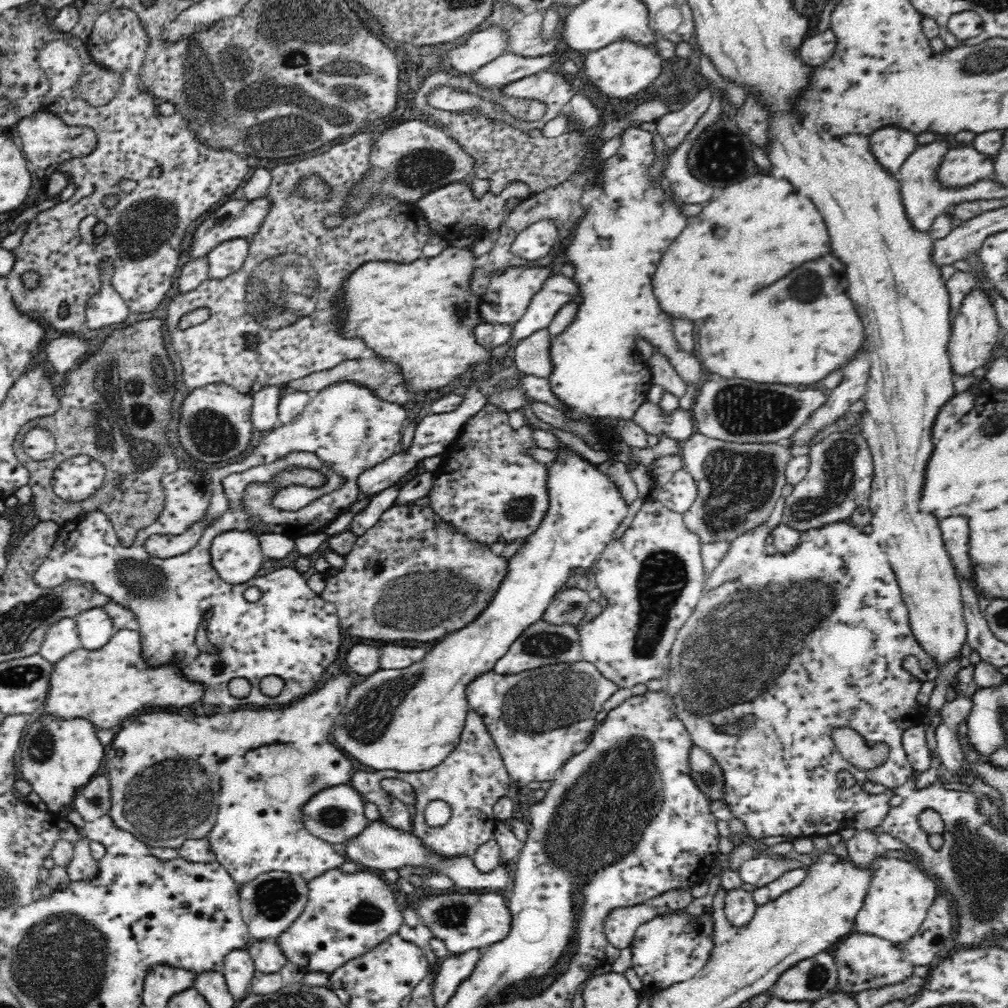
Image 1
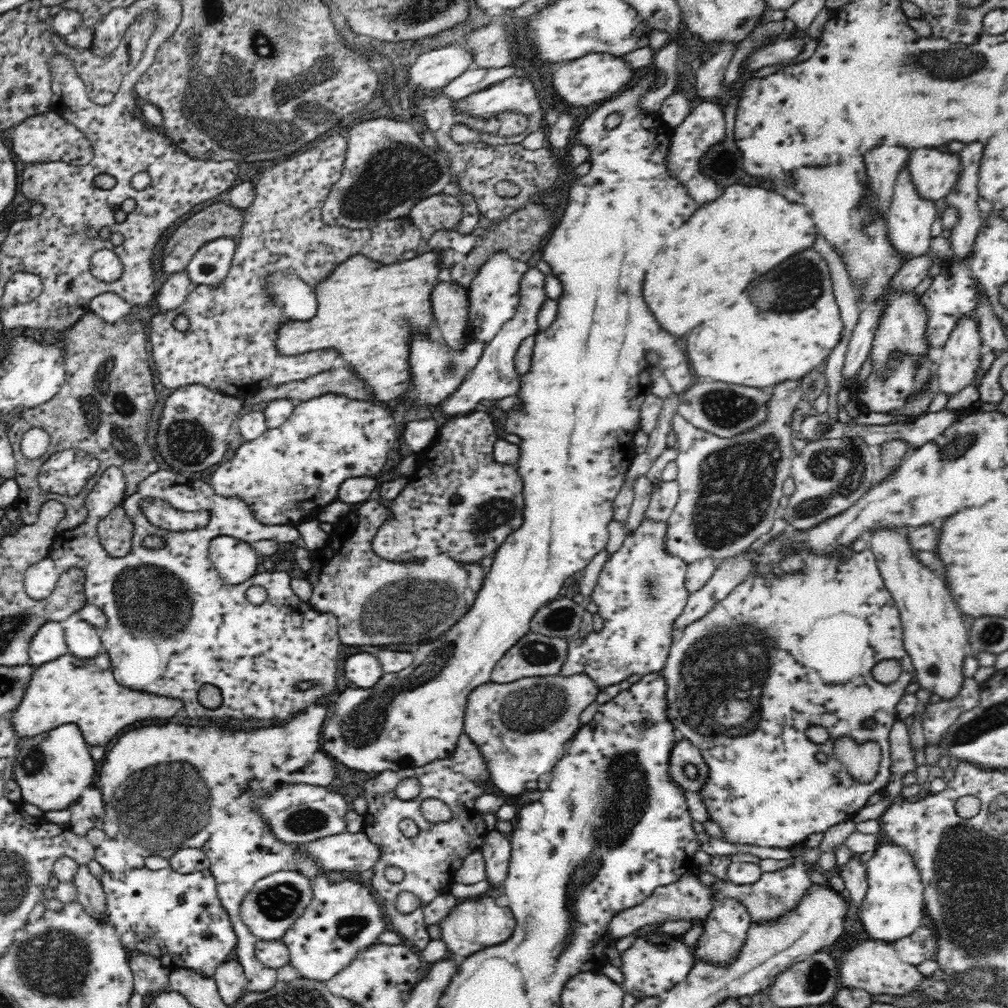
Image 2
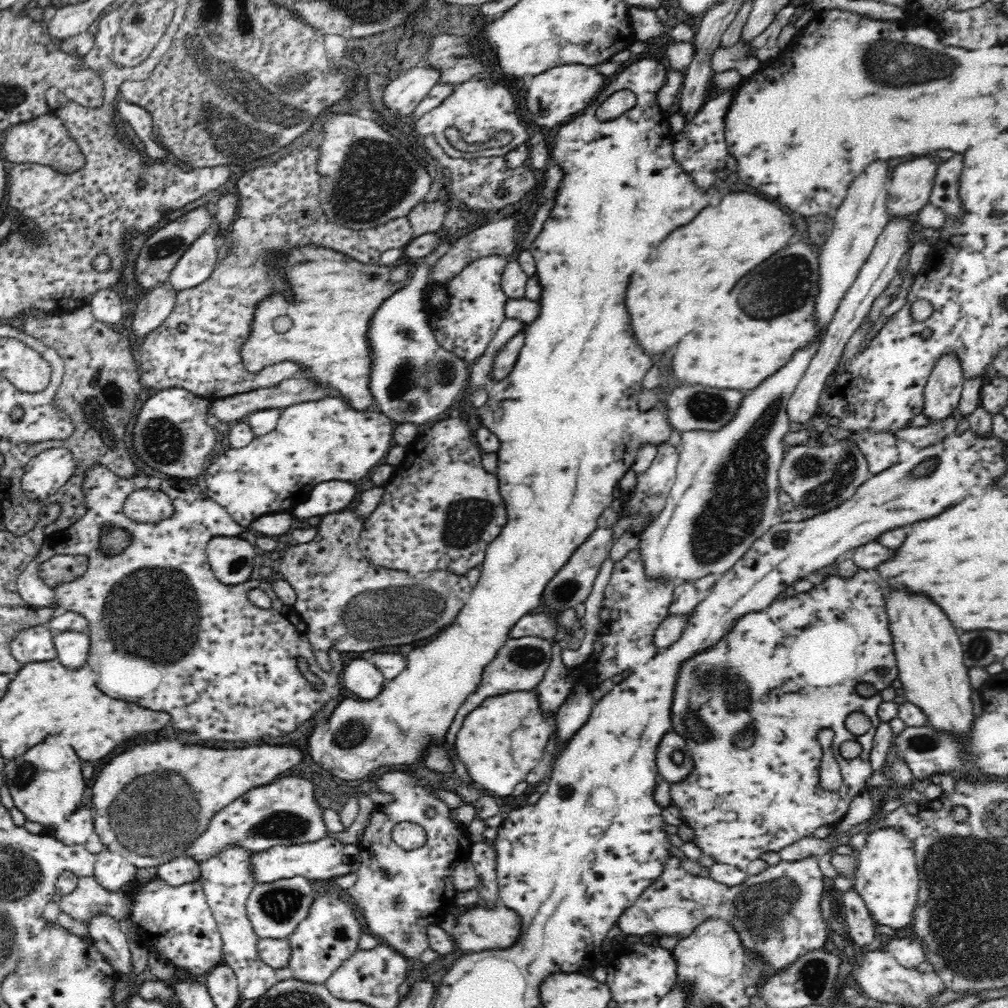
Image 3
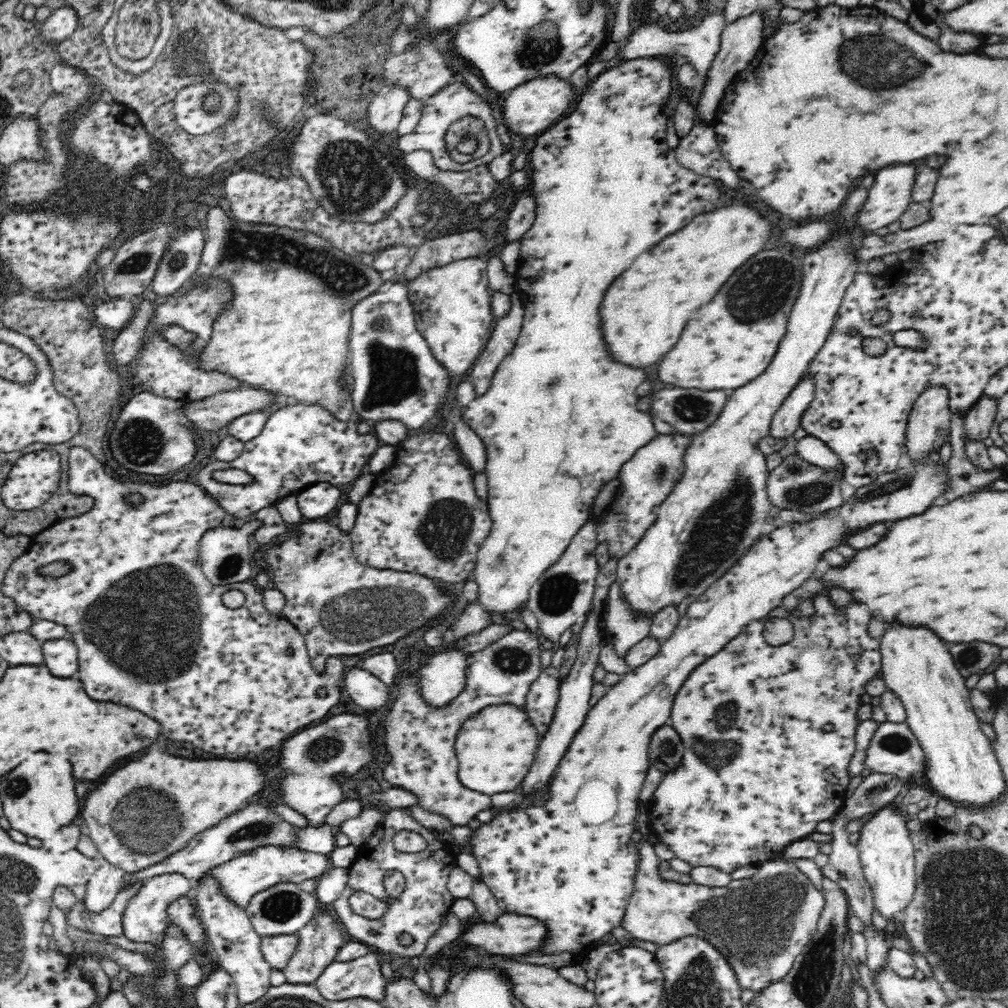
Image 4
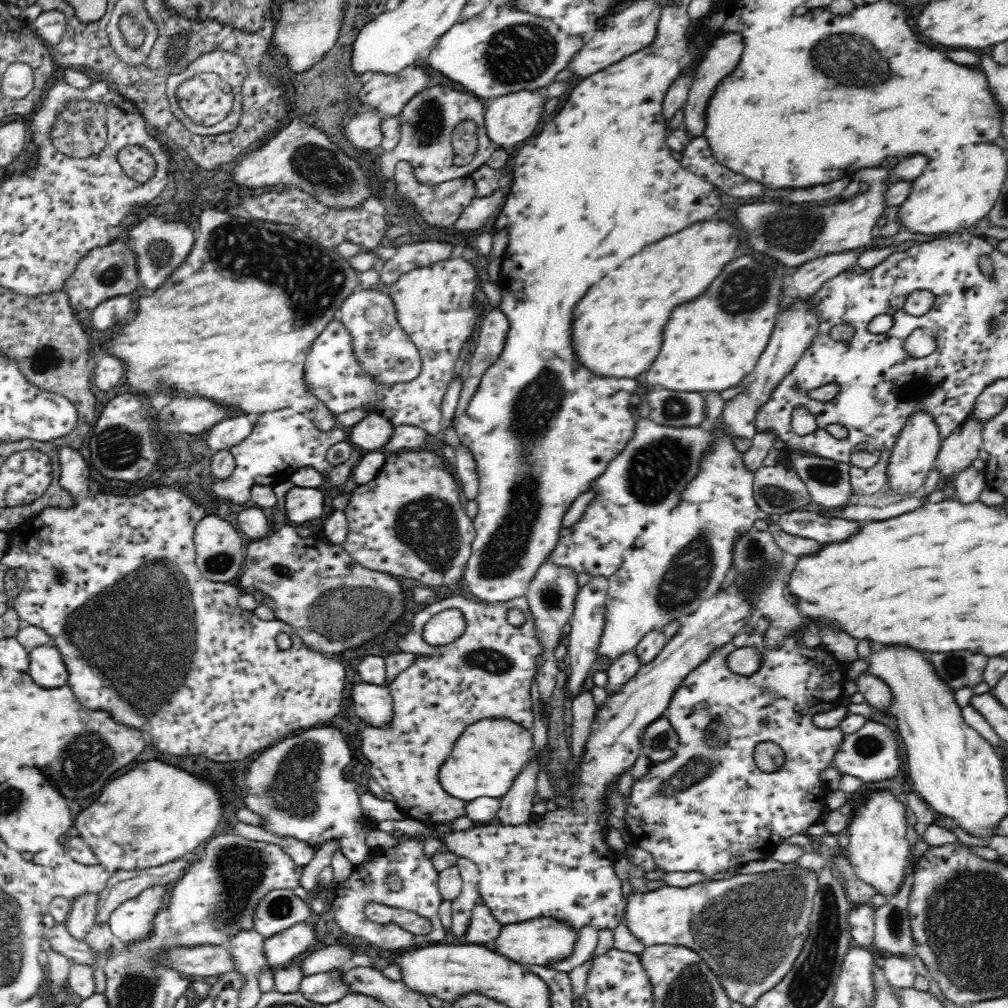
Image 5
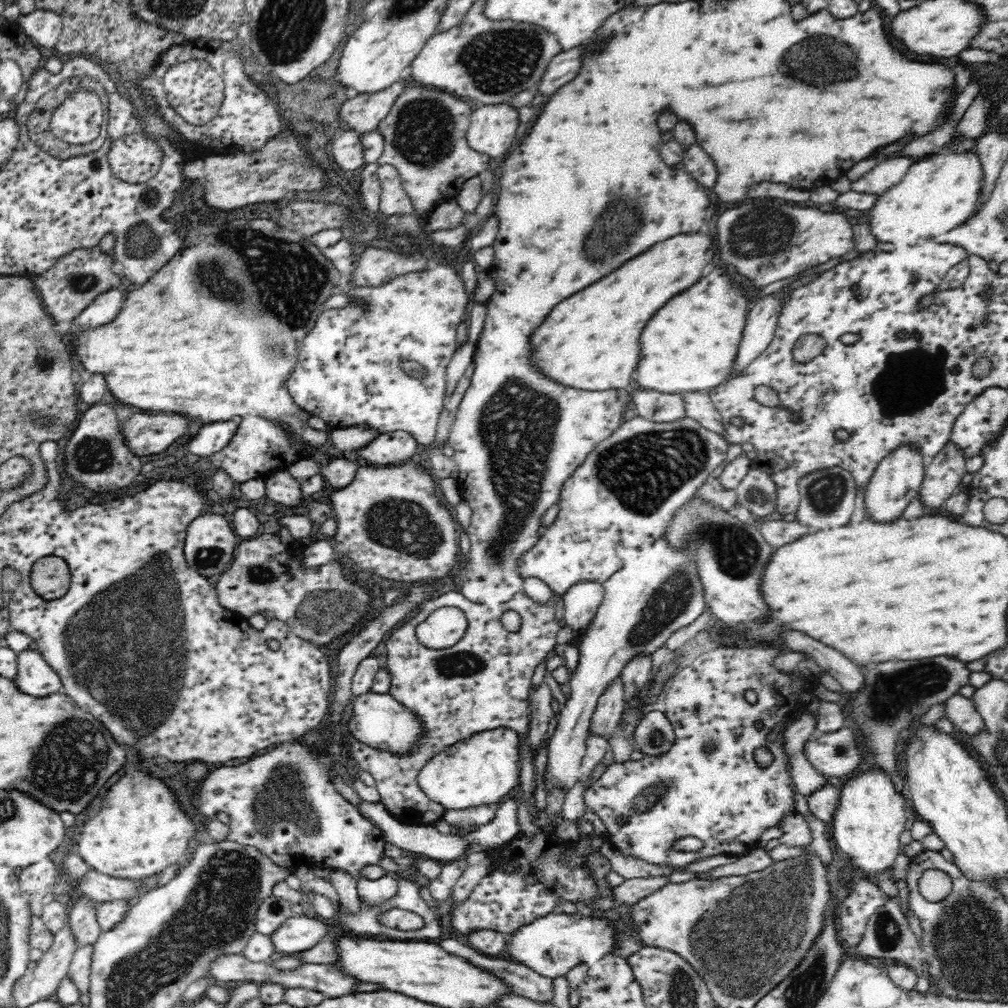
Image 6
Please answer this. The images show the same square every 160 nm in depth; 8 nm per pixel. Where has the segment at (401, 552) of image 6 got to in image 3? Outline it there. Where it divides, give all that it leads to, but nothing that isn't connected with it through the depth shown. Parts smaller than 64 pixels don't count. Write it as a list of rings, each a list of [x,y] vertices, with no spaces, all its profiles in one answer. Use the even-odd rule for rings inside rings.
[[[448,418],[448,420],[440,420],[432,424],[430,428],[426,428],[422,433],[422,442],[419,438],[410,446],[407,446],[406,458],[404,462],[396,466],[396,472],[392,479],[384,485],[386,493],[384,499],[376,510],[368,516],[367,525],[364,526],[363,533],[359,540],[360,553],[374,566],[383,568],[394,569],[399,571],[408,571],[409,573],[428,573],[431,570],[445,570],[448,572],[456,573],[457,575],[466,575],[470,569],[479,568],[485,560],[487,548],[500,536],[503,532],[504,526],[508,524],[508,507],[507,502],[501,494],[501,487],[499,482],[499,475],[492,474],[488,470],[484,470],[482,466],[483,452],[478,446],[478,442],[474,440],[474,428],[470,426],[468,420],[462,418]]]

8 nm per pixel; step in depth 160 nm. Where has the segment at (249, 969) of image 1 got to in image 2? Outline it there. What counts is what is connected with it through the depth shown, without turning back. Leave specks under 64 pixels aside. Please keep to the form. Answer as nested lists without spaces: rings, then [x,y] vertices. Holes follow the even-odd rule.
[[[235,957],[229,958],[224,962],[213,977],[216,979],[216,986],[218,987],[218,993],[224,1003],[231,1006],[237,1000],[242,998],[245,990],[245,984],[247,979],[245,976],[245,969],[242,962],[236,960]]]

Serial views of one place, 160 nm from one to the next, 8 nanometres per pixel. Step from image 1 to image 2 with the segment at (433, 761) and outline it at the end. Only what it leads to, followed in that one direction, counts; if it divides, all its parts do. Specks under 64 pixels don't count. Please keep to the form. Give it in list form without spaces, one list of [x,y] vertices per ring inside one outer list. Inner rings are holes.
[[[654,72],[644,74],[630,89],[612,99],[601,102],[601,105],[585,118],[572,139],[571,145],[584,144],[584,146],[588,147],[590,151],[588,159],[592,161],[592,168],[590,168],[588,174],[574,180],[569,189],[568,204],[564,214],[558,220],[558,226],[550,234],[550,240],[548,240],[540,254],[540,258],[549,264],[552,274],[562,284],[562,294],[557,299],[558,316],[556,316],[554,324],[548,330],[542,330],[536,334],[532,370],[528,374],[522,375],[522,390],[516,394],[518,397],[522,397],[524,410],[522,412],[512,410],[505,412],[507,417],[504,431],[508,434],[517,435],[522,439],[522,443],[519,445],[520,458],[515,466],[518,467],[520,474],[523,475],[525,483],[526,508],[524,508],[524,524],[520,530],[512,533],[507,538],[507,541],[496,550],[493,555],[492,567],[488,572],[488,578],[484,578],[483,588],[479,592],[479,597],[476,598],[472,608],[468,610],[462,620],[456,622],[447,633],[441,634],[432,641],[420,644],[418,649],[412,653],[414,655],[413,661],[400,672],[384,672],[372,686],[366,688],[354,688],[353,686],[353,688],[346,688],[338,698],[333,697],[334,702],[331,703],[330,715],[324,720],[321,746],[324,751],[327,751],[338,762],[342,762],[344,766],[358,768],[358,770],[364,770],[364,772],[372,772],[370,775],[373,775],[384,771],[396,772],[402,769],[422,768],[422,766],[426,766],[432,761],[439,761],[452,756],[459,736],[464,731],[466,705],[472,690],[478,685],[490,681],[496,663],[520,638],[530,632],[532,618],[535,617],[538,610],[553,601],[554,598],[558,598],[558,594],[564,588],[566,580],[575,572],[584,570],[592,558],[597,556],[601,550],[604,550],[606,544],[608,544],[608,524],[615,518],[616,498],[624,484],[623,480],[628,467],[636,456],[632,446],[633,436],[634,432],[636,432],[636,426],[640,422],[640,406],[644,402],[644,396],[649,392],[651,384],[651,365],[647,363],[645,358],[646,352],[653,350],[658,354],[658,365],[674,391],[682,393],[694,384],[695,372],[692,370],[692,366],[688,364],[688,355],[682,348],[678,348],[676,338],[672,334],[668,334],[668,330],[664,329],[660,321],[656,320],[656,315],[652,314],[652,309],[648,307],[642,290],[644,288],[644,278],[650,277],[652,266],[656,266],[656,258],[660,258],[660,254],[666,252],[666,248],[670,246],[676,230],[680,230],[680,226],[688,222],[692,218],[692,214],[701,206],[693,198],[690,198],[682,183],[678,182],[665,167],[667,150],[670,146],[674,128],[660,114],[642,114],[642,111],[640,111],[640,98],[642,94],[650,91],[650,87],[655,80]],[[610,114],[619,114],[621,117],[620,124],[614,129],[607,129],[604,125],[604,120]]]

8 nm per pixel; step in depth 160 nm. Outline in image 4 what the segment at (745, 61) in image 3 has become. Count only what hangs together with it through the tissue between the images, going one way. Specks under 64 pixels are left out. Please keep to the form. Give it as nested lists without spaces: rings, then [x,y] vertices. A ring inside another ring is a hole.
[[[724,13],[718,15],[706,16],[702,22],[691,29],[676,32],[673,29],[667,29],[660,23],[646,23],[642,26],[632,26],[628,38],[621,45],[621,49],[617,53],[618,58],[623,60],[636,59],[640,57],[650,56],[666,56],[666,58],[686,58],[687,63],[691,64],[698,73],[708,74],[708,70],[712,68],[720,44],[722,44],[722,32],[725,28]]]

